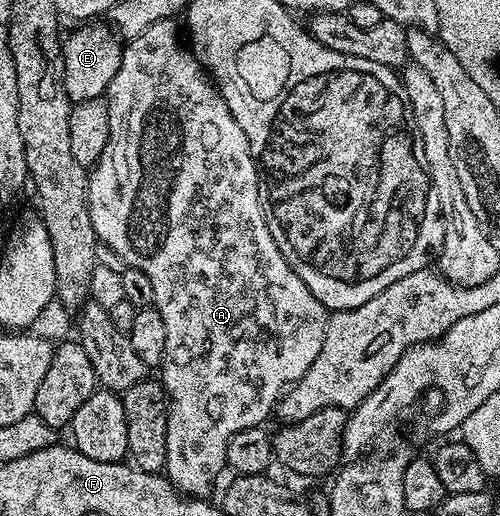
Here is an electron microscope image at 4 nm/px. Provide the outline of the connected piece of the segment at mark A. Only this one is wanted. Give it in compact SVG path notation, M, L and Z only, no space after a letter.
M174 20L156 22L156 26L148 26L144 34L123 47L120 70L116 70L116 78L112 78L104 97L108 106L108 142L104 146L104 154L100 154L98 161L89 169L86 200L97 243L102 246L107 244L123 260L121 263L125 267L144 270L152 282L152 306L160 318L164 318L166 331L164 358L160 365L160 383L166 390L170 407L164 475L182 495L206 498L211 495L209 492L213 490L222 468L224 470L227 467L226 451L232 437L245 428L265 425L265 420L278 407L278 397L310 369L312 362L316 362L316 354L320 354L320 346L324 346L328 310L316 298L316 294L304 286L292 266L288 266L284 254L280 254L280 246L276 246L276 238L272 238L272 230L268 230L268 222L264 218L258 193L258 166L250 153L248 138L244 138L244 130L236 126L236 118L232 118L221 92L184 43L179 25L178 28L176 25Z

